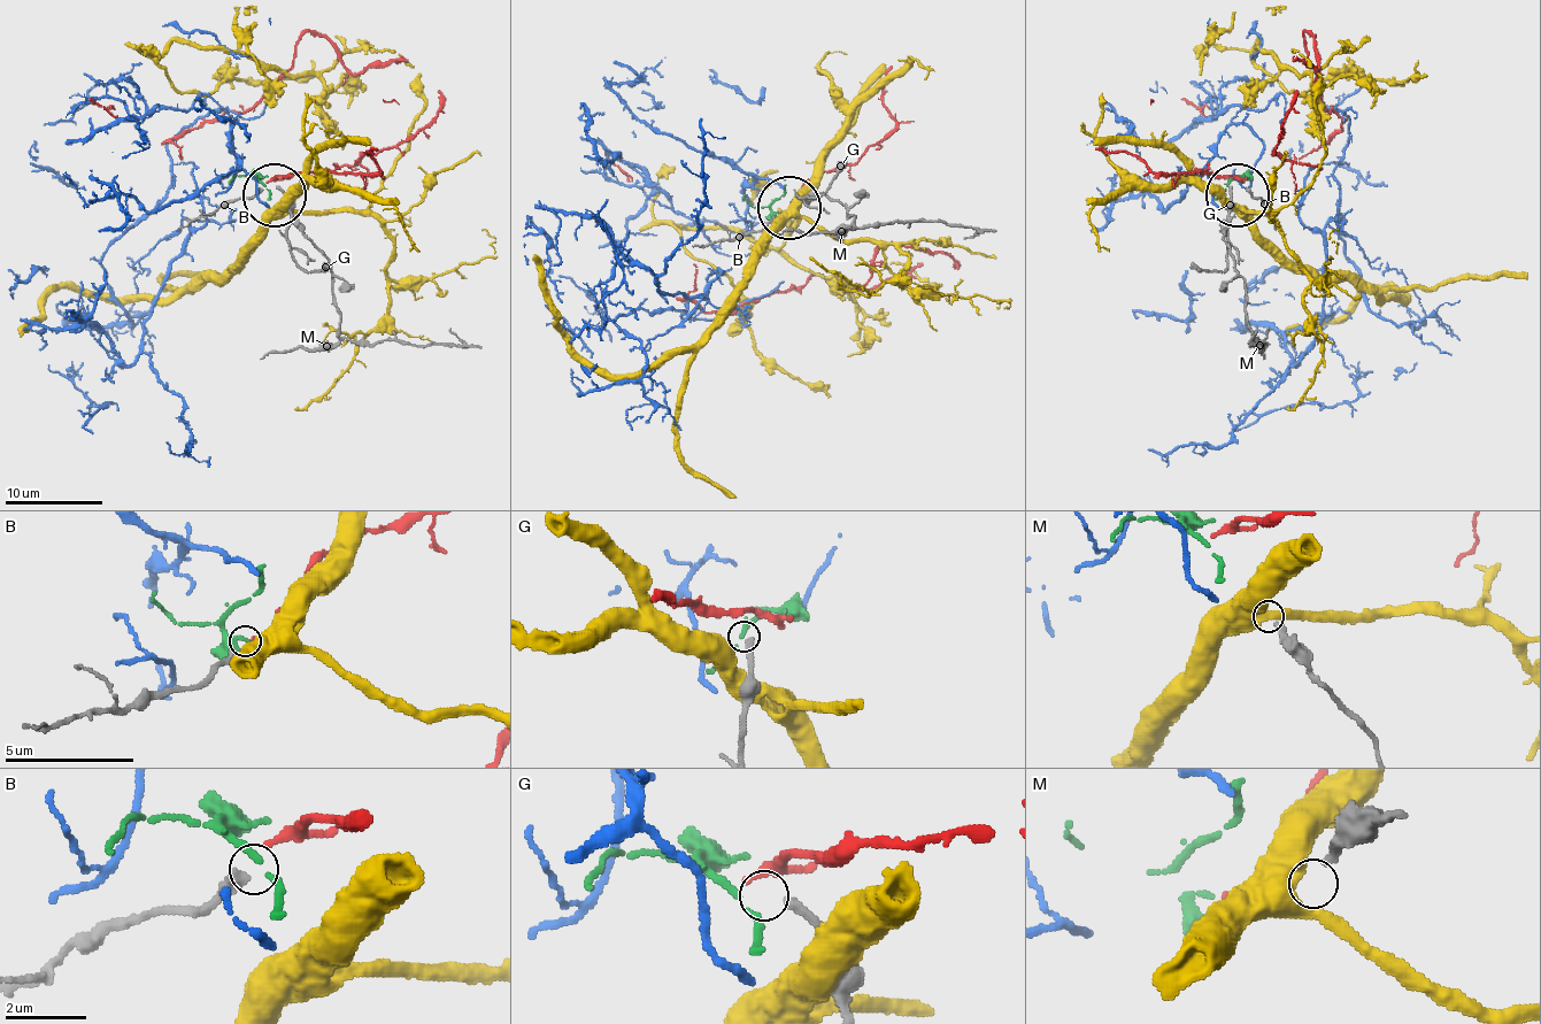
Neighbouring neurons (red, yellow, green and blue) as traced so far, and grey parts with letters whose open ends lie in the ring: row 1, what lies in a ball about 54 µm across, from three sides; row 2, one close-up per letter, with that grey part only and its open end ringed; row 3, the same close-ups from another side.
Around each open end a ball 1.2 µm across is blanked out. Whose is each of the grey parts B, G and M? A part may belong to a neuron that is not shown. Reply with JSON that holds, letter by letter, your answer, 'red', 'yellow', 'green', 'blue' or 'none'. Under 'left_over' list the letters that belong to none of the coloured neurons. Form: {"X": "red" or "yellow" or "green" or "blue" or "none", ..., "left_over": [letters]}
{"B": "red", "G": "none", "M": "none", "left_over": ["G", "M"]}

